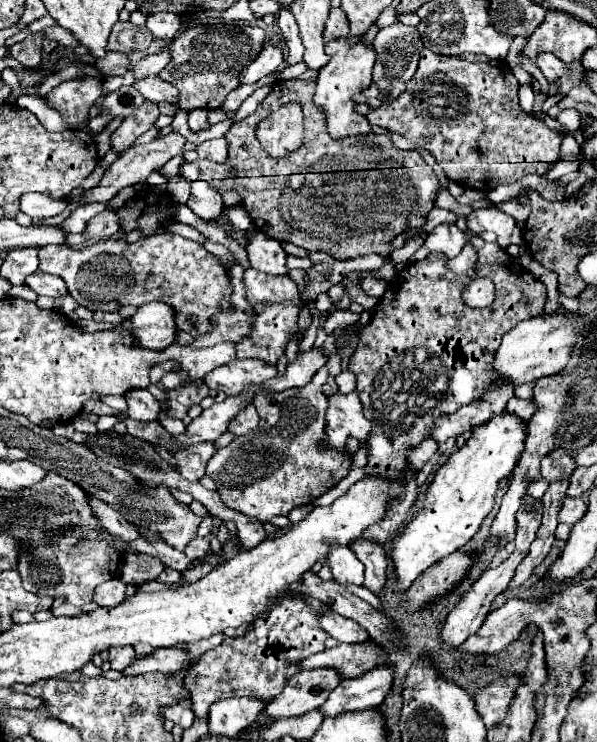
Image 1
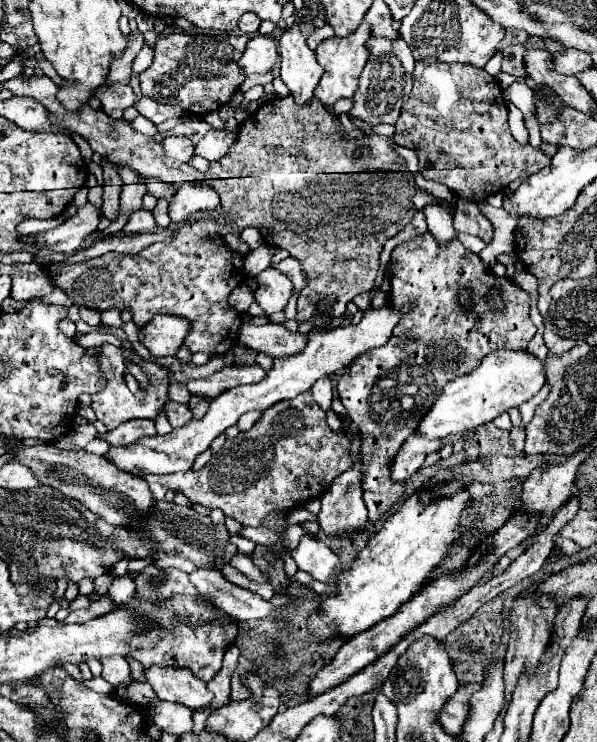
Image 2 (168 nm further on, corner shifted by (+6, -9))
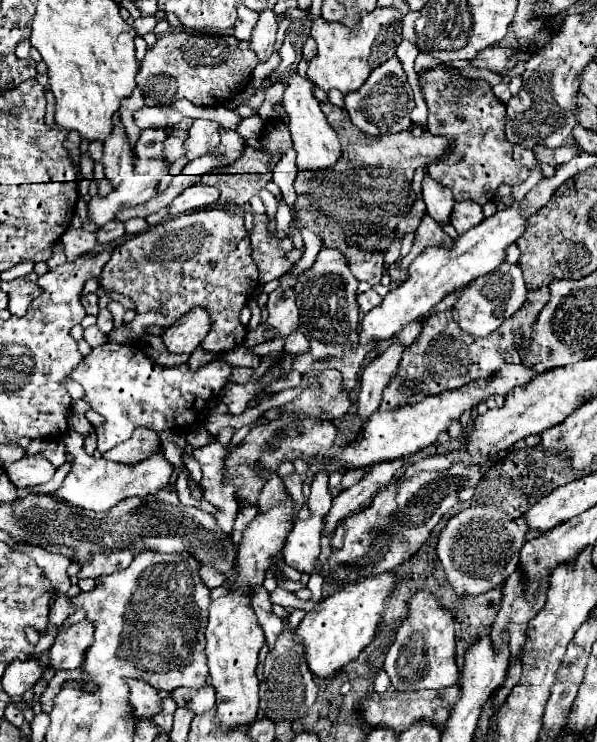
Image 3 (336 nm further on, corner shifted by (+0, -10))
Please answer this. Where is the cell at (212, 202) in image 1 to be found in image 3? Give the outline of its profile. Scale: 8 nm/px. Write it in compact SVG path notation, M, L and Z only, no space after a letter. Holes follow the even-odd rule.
M193 184L191 188L183 190L169 206L169 214L171 216L179 216L185 214L189 210L197 210L197 208L205 208L215 204L219 198L219 190L213 186L203 186L203 184Z

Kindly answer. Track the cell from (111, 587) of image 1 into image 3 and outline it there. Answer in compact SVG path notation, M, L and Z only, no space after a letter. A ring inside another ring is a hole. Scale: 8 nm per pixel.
M81 620L75 626L61 626L55 644L49 650L49 668L53 670L75 670L83 662L83 652L91 644L91 624Z

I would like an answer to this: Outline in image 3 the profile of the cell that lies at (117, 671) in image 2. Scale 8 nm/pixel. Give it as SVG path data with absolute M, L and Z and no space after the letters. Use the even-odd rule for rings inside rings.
M127 680L131 684L131 706L133 716L137 720L141 718L153 718L161 710L161 696L155 688L149 684L143 684L141 680Z

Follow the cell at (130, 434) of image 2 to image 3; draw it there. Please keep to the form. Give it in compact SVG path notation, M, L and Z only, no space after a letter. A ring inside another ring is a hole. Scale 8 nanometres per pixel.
M137 428L129 440L105 452L103 458L119 464L137 464L155 454L157 448L159 448L159 434L147 432L147 428Z

